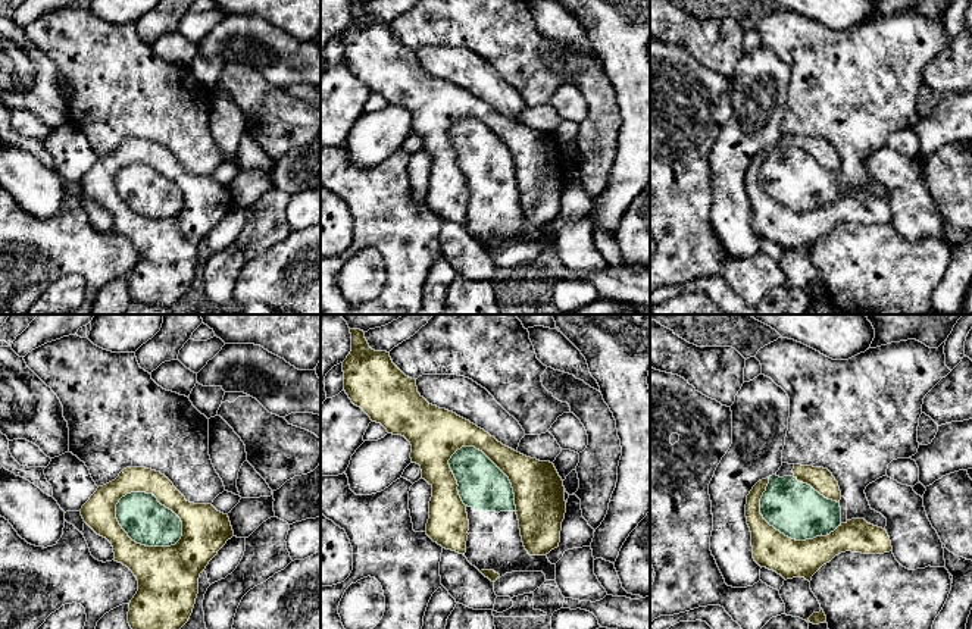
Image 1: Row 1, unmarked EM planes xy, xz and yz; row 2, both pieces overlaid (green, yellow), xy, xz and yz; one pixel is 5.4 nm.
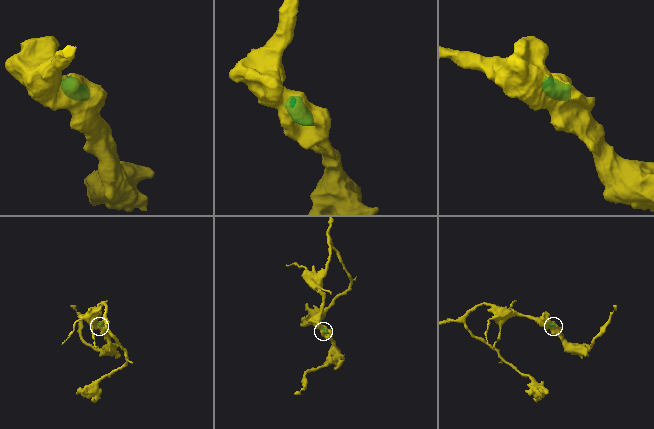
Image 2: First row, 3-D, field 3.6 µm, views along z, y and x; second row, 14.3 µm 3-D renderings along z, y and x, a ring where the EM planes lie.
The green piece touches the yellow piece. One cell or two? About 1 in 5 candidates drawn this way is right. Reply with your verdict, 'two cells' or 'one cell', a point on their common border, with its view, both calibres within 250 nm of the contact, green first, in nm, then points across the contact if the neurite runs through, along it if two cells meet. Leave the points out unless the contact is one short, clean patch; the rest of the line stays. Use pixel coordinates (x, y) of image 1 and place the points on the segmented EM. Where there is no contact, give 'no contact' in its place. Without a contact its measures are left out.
two cells; meets green in xy at (156, 498); 240 nm thick on the green side, 160 nm on the other

